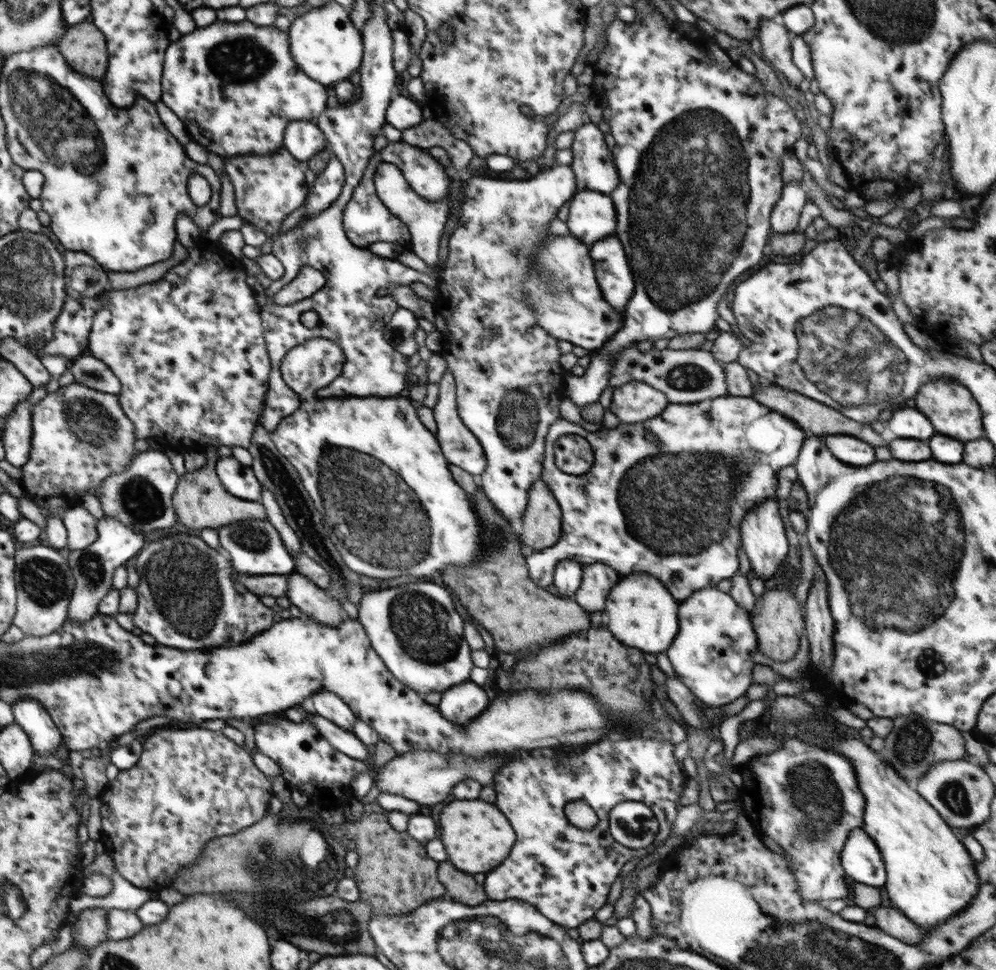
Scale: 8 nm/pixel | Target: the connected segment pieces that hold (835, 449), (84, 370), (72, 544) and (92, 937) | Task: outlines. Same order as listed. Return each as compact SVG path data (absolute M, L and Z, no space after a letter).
M828 434L828 436L820 436L822 442L830 448L830 452L838 460L846 464L856 464L856 466L864 466L864 464L872 464L874 460L874 448L854 436L840 436L840 434Z
M81 355L72 360L69 369L76 383L82 383L90 388L118 395L122 390L120 379L112 372L106 363L92 355Z
M75 504L62 514L63 524L67 530L66 551L89 548L98 538L98 520L90 512Z
M94 907L83 909L78 915L78 922L72 925L72 947L86 947L92 952L92 948L107 939L108 930L106 908Z

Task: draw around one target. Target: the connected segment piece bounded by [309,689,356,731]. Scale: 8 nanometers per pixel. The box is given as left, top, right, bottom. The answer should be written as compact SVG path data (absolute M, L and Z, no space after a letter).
M320 689L314 691L309 699L312 700L316 714L320 714L346 731L353 731L356 716L336 693L328 689Z

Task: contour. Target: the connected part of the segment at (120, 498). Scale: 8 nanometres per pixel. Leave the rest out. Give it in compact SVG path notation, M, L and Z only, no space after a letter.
M149 448L137 453L124 472L112 474L98 490L96 497L104 511L104 517L112 517L142 535L144 540L152 538L155 530L172 528L176 524L174 514L174 488L178 482L178 474L174 472L168 456L162 451Z

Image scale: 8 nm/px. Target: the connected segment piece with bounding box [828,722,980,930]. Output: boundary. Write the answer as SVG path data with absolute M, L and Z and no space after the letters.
M835 723L834 730L828 736L831 745L840 747L840 756L844 756L857 773L860 791L865 798L865 812L861 827L876 841L880 849L882 860L887 870L885 887L893 906L904 916L924 930L934 930L936 926L944 924L948 918L960 914L976 894L980 893L980 882L974 872L975 861L972 862L968 850L952 832L952 828L939 816L939 813L928 804L927 800L915 789L912 789L898 774L882 762L866 742L855 733L838 730L839 723Z

